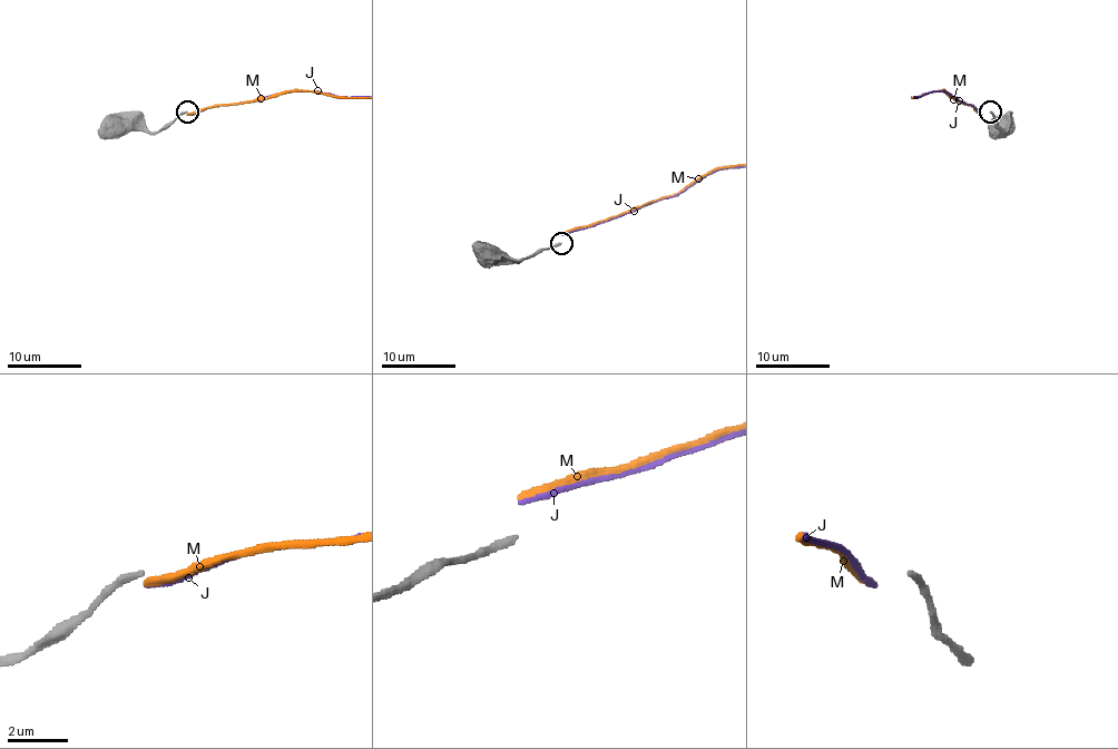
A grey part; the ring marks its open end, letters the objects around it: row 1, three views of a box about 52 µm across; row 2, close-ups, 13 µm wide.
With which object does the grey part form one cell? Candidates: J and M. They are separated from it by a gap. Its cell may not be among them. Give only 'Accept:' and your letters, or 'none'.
Accept: M

